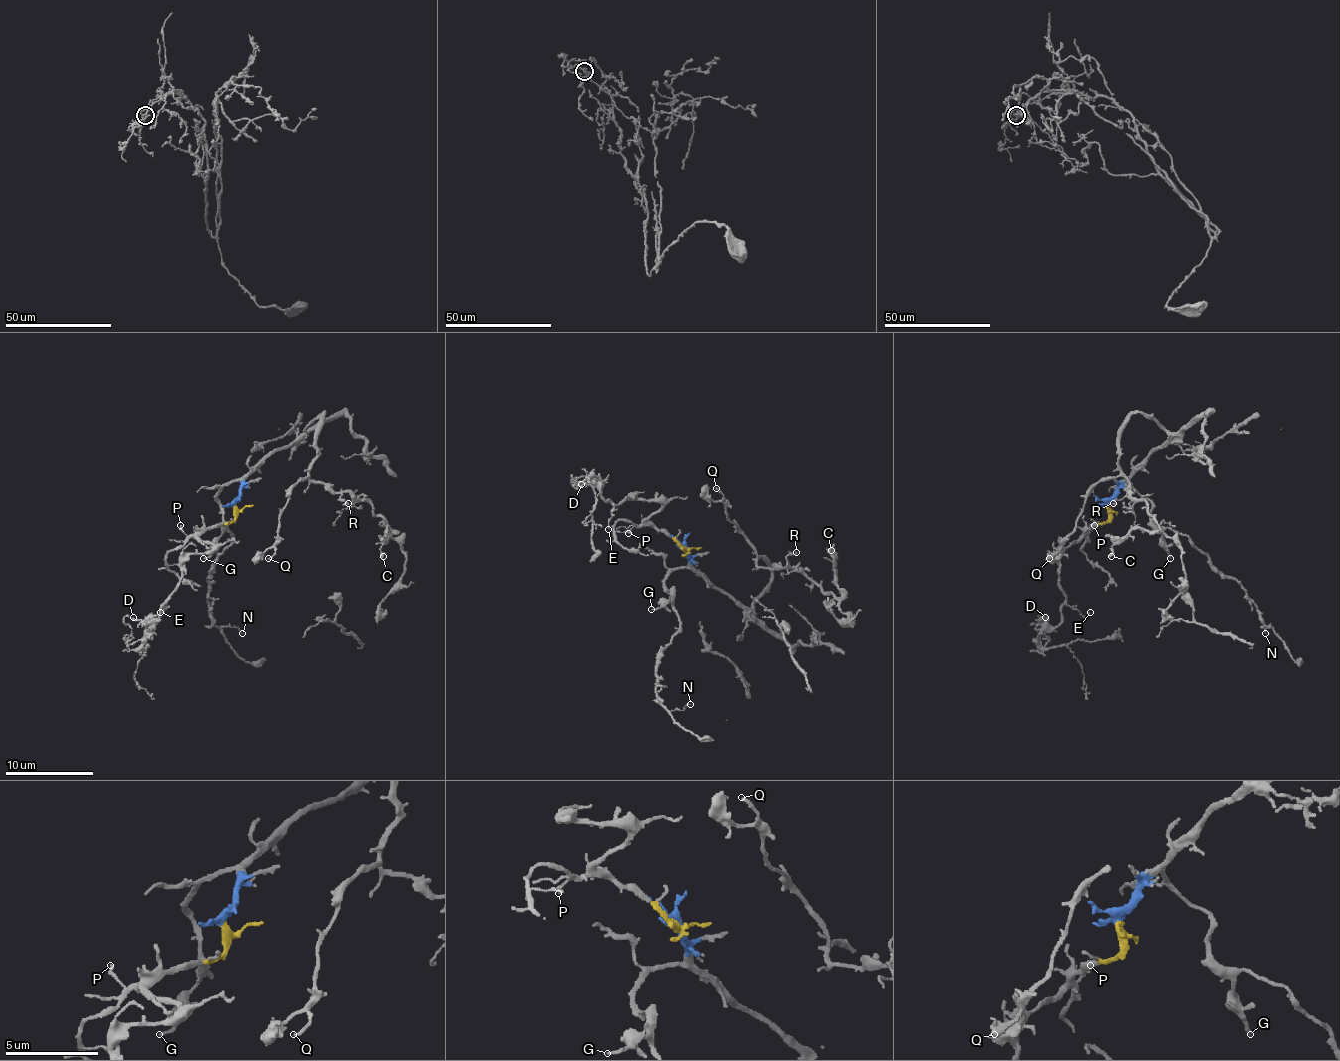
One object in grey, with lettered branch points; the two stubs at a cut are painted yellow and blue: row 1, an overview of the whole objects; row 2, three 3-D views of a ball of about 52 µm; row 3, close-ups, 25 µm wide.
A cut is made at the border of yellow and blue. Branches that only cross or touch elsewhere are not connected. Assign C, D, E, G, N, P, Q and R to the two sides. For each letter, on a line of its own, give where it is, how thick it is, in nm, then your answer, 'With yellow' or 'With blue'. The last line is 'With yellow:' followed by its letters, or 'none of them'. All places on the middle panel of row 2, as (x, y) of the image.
C: Place: (831, 550). Thickness 200 nm. With blue
D: Place: (581, 484). Thickness 90 nm. With yellow
E: Place: (608, 529). Thickness 120 nm. With yellow
G: Place: (651, 609). Thickness 150 nm. With blue
N: Place: (690, 704). Thickness 100 nm. With blue
P: Place: (628, 533). Thickness 130 nm. With yellow
Q: Place: (716, 488). Thickness 150 nm. With blue
R: Place: (796, 552). Thickness 170 nm. With blue
With yellow: D, E, P

